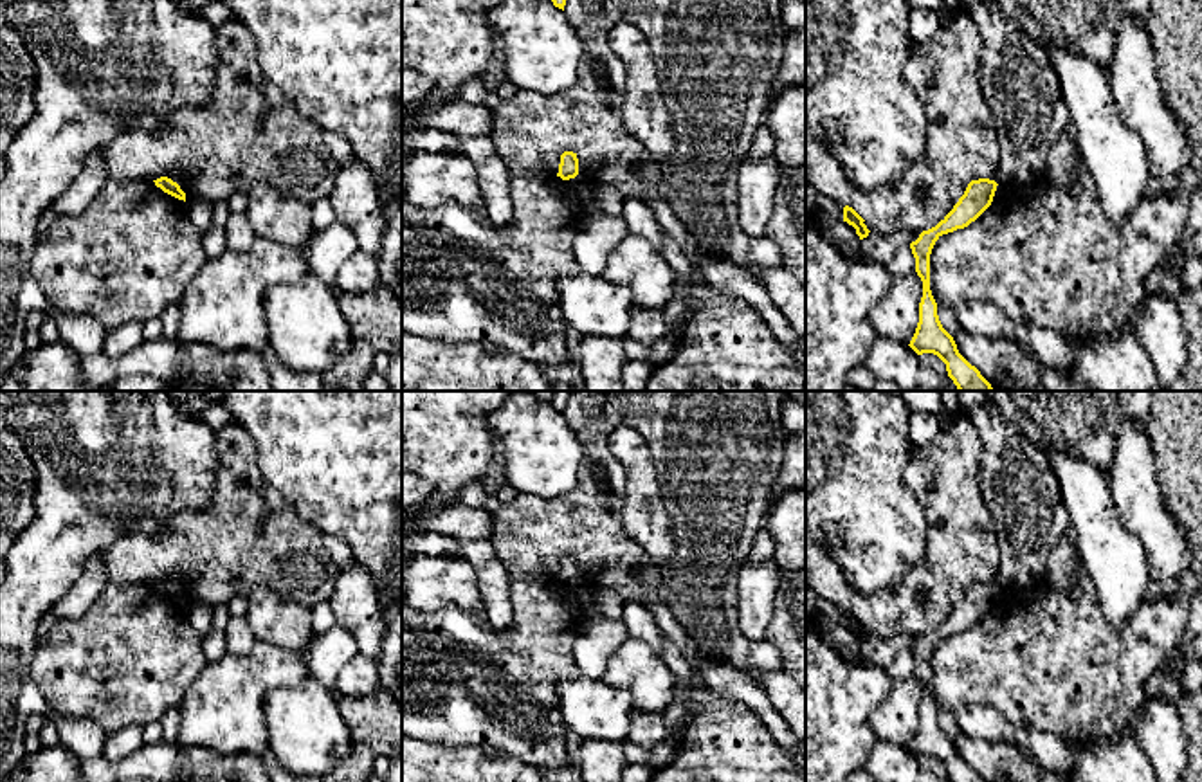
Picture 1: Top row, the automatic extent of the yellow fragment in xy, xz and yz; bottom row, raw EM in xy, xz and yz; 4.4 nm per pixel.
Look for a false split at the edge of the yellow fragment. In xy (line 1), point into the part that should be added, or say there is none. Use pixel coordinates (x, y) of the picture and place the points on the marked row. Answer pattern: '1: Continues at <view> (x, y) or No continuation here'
1: No continuation here

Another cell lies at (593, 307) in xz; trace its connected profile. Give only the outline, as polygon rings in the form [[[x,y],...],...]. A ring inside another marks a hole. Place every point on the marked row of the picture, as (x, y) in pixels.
[[[575,274],[559,279],[560,310],[578,335],[624,341],[634,308],[633,292],[604,276]]]

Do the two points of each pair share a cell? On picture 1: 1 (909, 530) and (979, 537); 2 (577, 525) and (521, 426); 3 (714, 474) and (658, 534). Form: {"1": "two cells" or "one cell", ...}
{"1": "two cells", "2": "two cells", "3": "two cells"}

